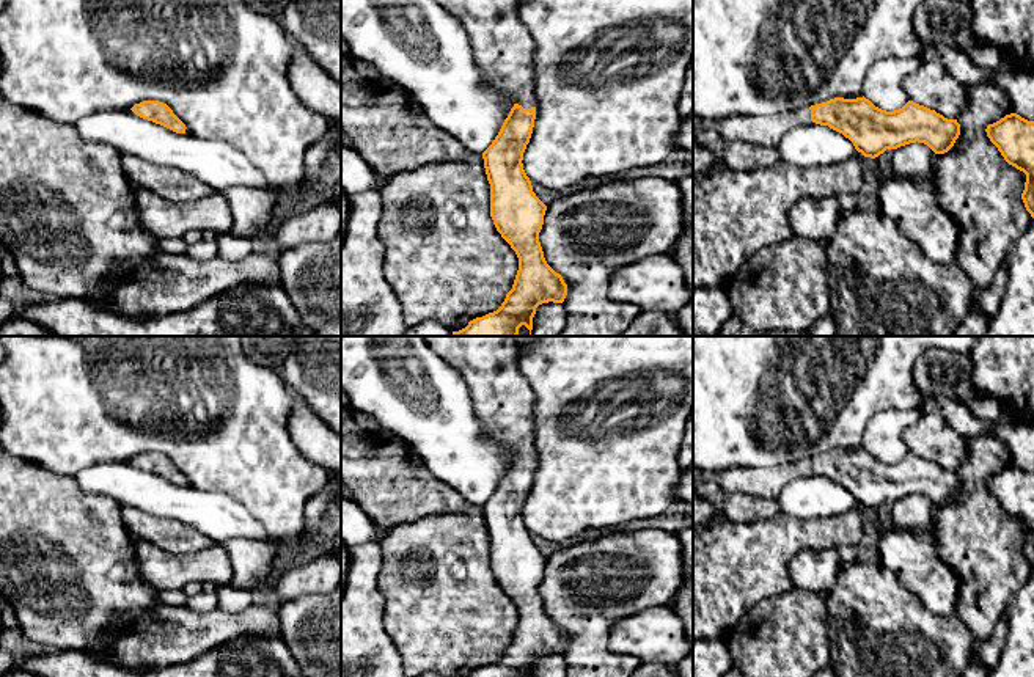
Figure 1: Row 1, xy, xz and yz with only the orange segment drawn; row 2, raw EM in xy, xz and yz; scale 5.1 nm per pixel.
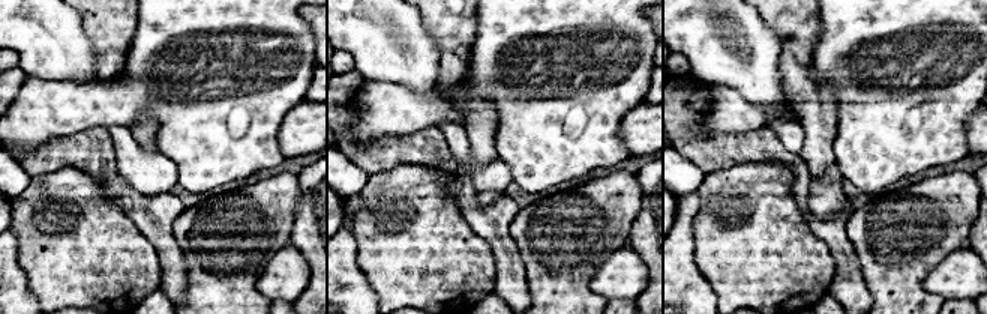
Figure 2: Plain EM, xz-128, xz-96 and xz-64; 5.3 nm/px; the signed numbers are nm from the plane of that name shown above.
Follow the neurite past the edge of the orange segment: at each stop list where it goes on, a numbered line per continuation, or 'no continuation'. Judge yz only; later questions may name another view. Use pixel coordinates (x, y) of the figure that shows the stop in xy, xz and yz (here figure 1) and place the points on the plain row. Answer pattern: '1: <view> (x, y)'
1: yz (762, 483)

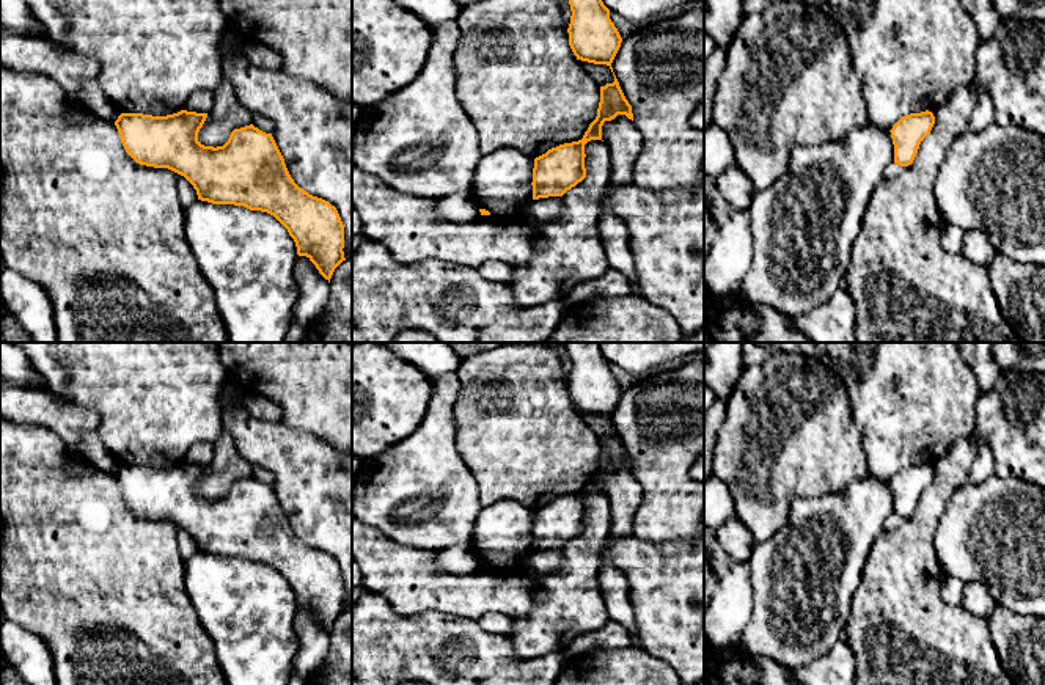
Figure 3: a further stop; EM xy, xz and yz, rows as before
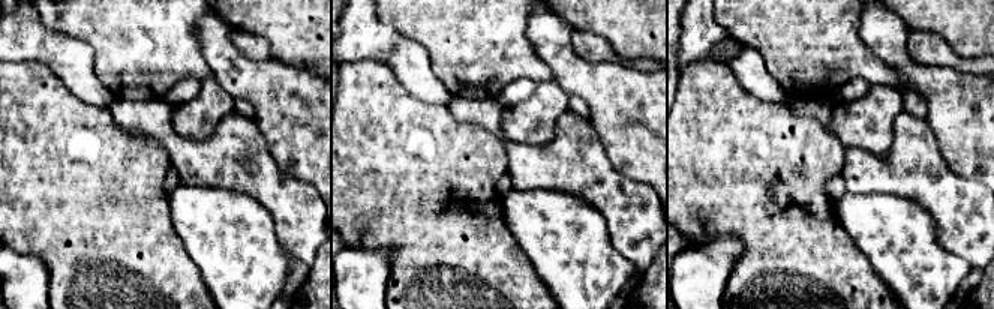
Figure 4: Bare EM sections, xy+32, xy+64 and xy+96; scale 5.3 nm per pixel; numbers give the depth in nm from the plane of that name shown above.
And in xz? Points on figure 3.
no continuation

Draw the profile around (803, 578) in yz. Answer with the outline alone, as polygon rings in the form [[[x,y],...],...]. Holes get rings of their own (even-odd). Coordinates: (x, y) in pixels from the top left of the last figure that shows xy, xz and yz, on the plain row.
[[[869,473],[836,493],[794,498],[787,523],[768,540],[754,542],[745,562],[753,586],[753,608],[740,636],[742,649],[789,669],[827,655],[844,636],[863,567],[891,515],[891,484]]]

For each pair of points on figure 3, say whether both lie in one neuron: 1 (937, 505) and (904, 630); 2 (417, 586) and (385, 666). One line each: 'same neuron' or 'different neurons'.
1: same neuron
2: different neurons

